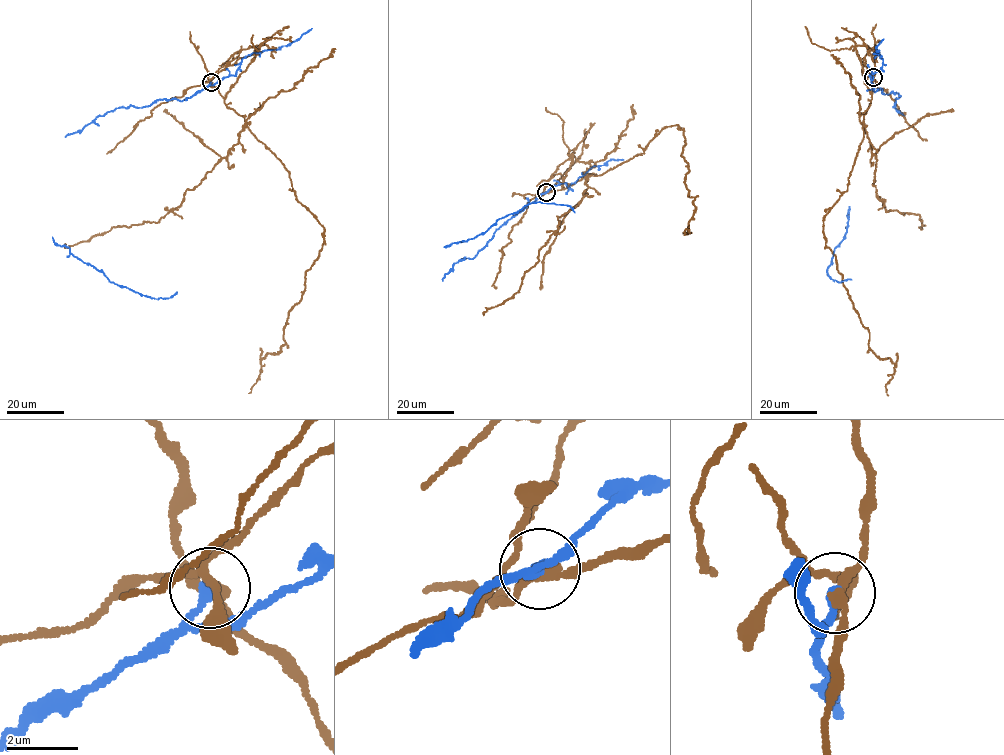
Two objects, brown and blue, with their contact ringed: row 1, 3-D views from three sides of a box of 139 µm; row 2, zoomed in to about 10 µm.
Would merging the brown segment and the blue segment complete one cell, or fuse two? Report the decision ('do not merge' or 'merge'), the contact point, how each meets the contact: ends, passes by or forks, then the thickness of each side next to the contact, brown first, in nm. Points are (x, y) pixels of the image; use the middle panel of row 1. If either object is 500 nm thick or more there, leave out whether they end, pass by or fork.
do not merge; at (546, 192); brown forks there; blue ends there; 220 nm thick on the brown side, 280 nm on the other

